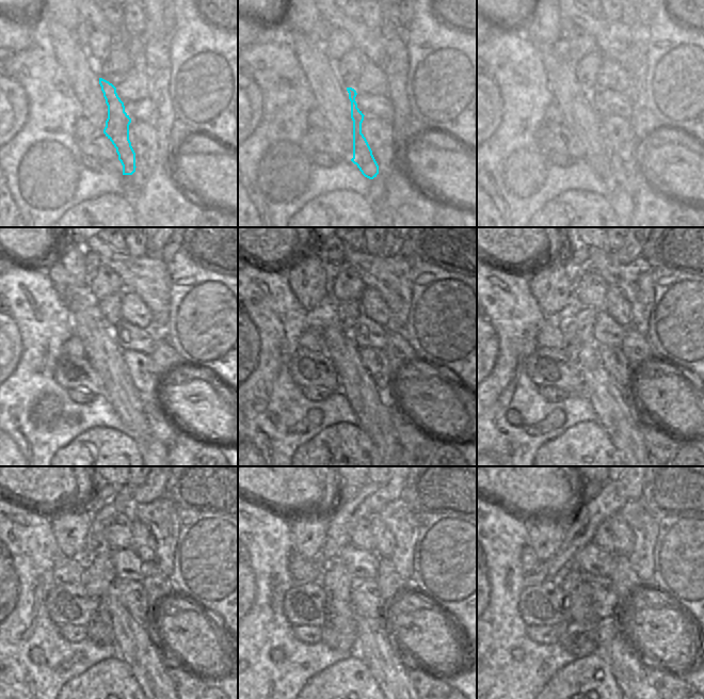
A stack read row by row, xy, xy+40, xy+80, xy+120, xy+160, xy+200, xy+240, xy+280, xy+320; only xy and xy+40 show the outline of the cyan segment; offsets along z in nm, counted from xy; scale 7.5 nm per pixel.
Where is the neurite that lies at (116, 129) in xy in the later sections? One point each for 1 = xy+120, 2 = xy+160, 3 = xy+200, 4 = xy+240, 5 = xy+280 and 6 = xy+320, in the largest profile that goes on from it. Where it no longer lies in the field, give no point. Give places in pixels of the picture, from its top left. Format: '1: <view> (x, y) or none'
1: xy+120 (160, 428)
2: xy+160 (411, 437)
3: xy+200 (659, 444)
4: xy+240 (187, 683)
5: xy+280 (427, 683)
6: xy+320 (667, 683)

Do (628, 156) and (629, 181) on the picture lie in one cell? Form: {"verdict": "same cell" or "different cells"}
{"verdict": "different cells"}

